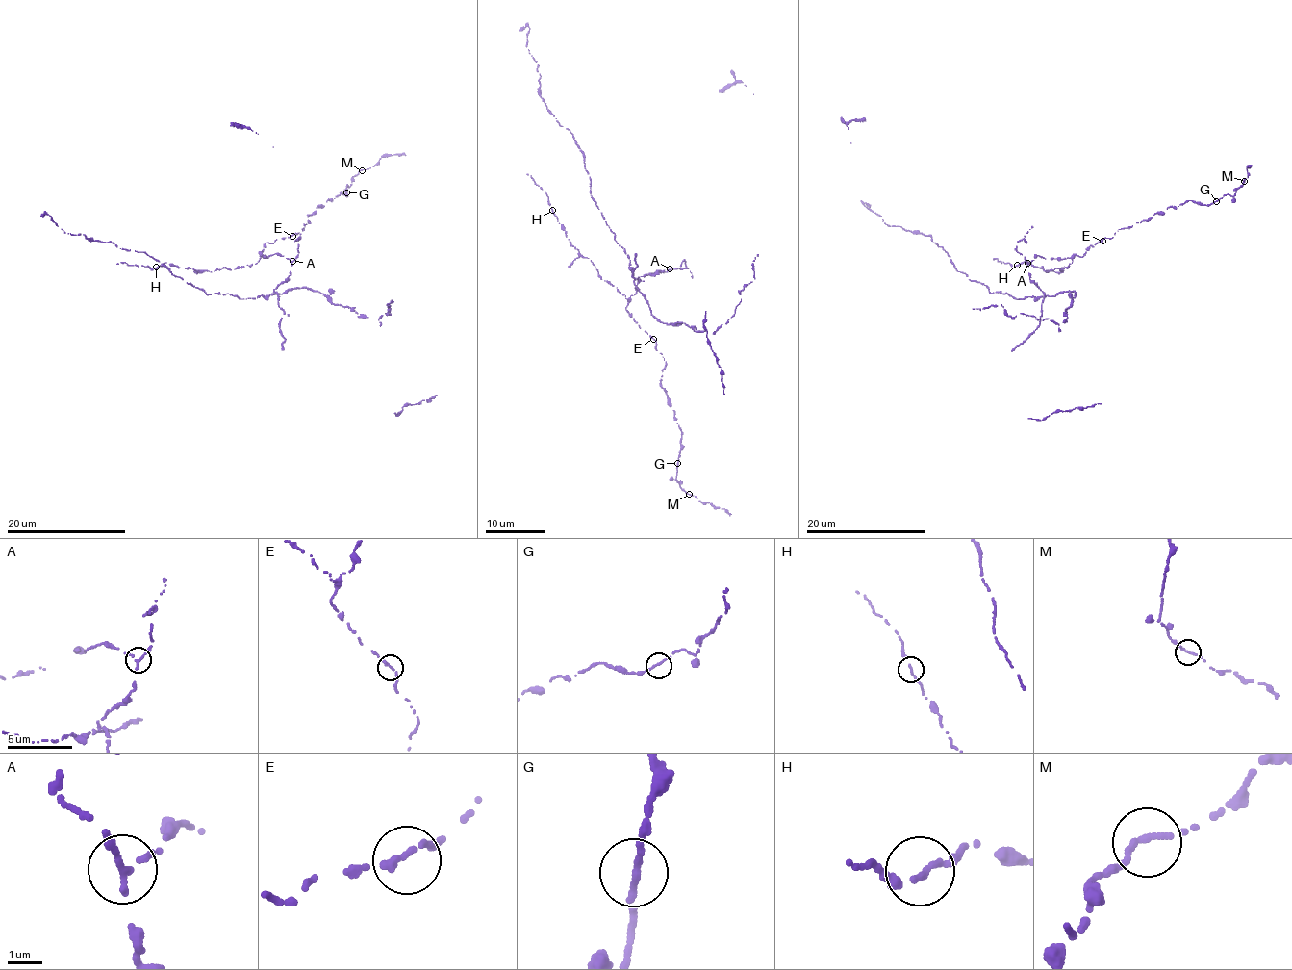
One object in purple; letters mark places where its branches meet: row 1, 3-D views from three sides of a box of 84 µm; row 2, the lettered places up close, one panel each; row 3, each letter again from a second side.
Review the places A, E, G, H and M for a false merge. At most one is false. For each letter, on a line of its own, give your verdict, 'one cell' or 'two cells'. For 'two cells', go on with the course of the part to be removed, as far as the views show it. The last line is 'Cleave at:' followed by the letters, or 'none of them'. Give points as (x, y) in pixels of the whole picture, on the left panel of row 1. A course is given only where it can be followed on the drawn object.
A: two cells; foreign part runs (292, 261), (291, 274), (271, 294), (209, 294), (143, 251), (70, 235), (51, 216), (40, 216)
E: one cell
G: one cell
H: one cell
M: one cell
Cleave at: A

